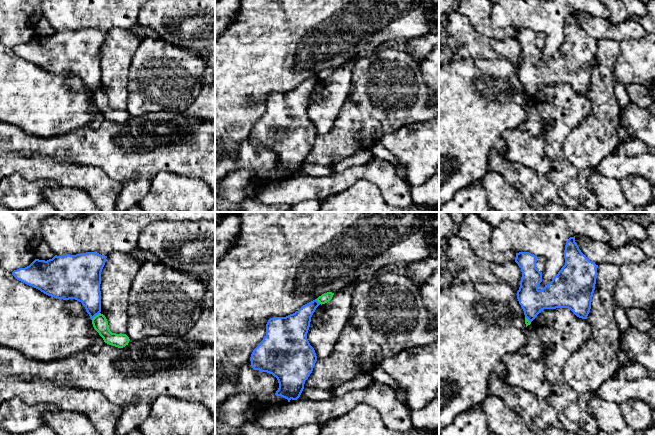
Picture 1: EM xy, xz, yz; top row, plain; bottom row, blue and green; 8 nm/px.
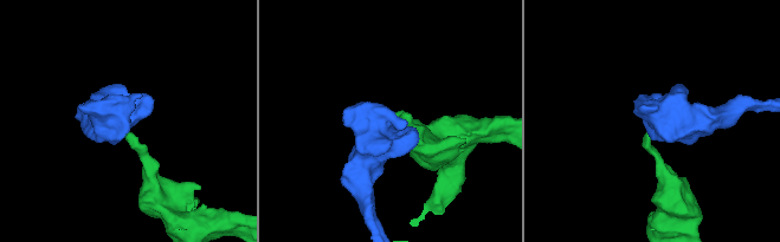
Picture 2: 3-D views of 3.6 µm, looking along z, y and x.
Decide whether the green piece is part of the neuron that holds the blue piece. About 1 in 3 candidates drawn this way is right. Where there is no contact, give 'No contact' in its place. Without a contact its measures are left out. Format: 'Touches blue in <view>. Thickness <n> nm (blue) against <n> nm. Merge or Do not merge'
Touches blue in xy. Thickness 260 nm (blue) against 120 nm. Do not merge

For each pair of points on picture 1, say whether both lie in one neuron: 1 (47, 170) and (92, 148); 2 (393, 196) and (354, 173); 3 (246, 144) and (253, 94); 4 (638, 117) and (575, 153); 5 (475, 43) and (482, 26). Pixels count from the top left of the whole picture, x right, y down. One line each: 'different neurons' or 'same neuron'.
1: different neurons
2: same neuron
3: different neurons
4: different neurons
5: different neurons

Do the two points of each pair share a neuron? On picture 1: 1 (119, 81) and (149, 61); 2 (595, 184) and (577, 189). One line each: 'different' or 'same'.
1: different
2: different

